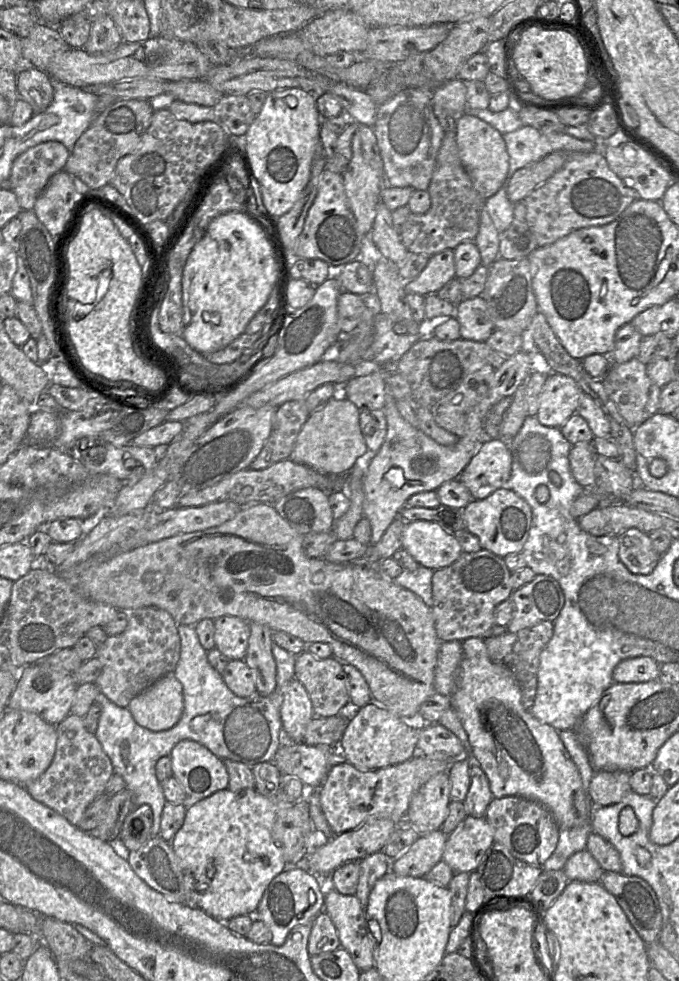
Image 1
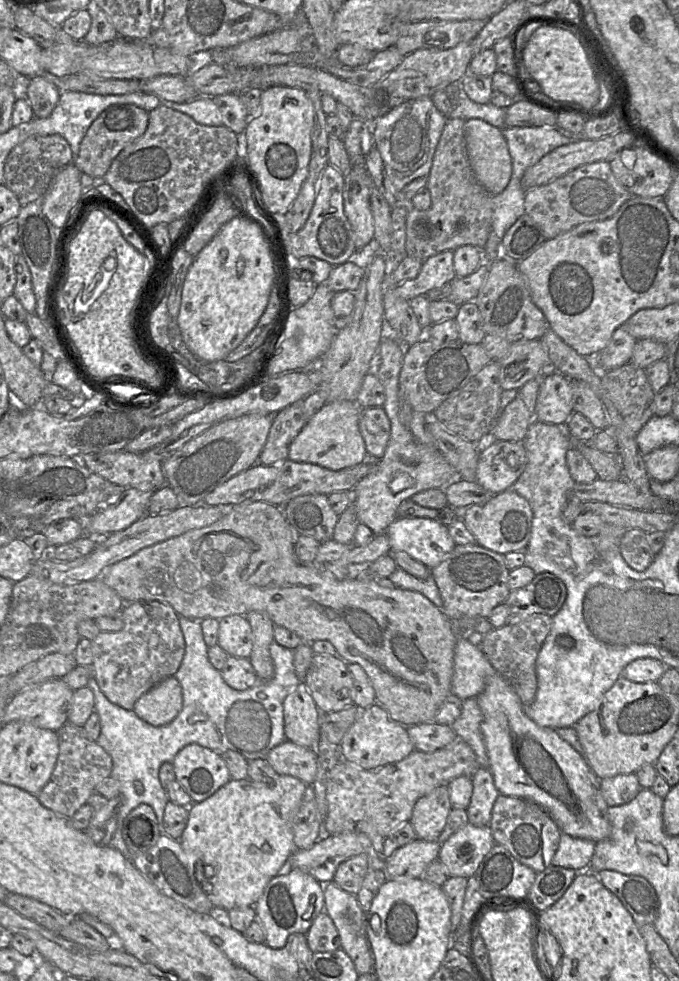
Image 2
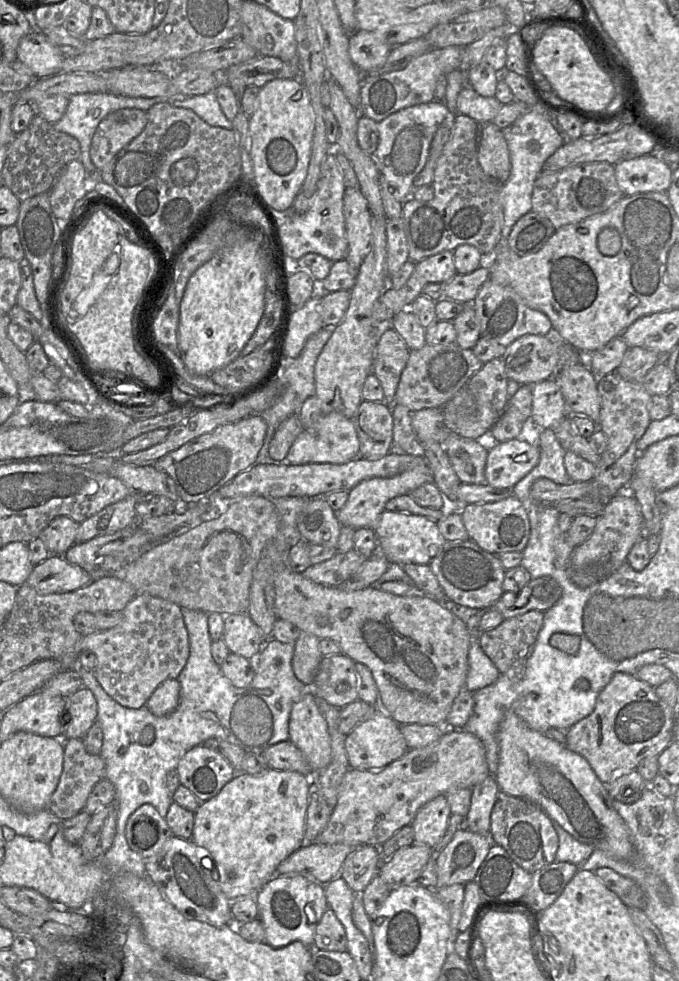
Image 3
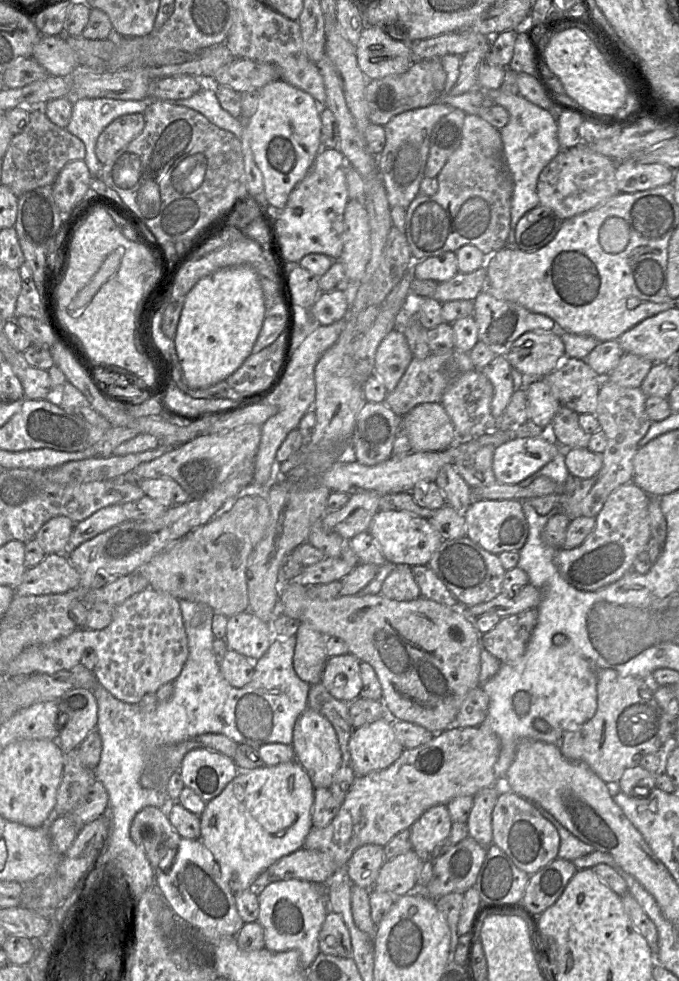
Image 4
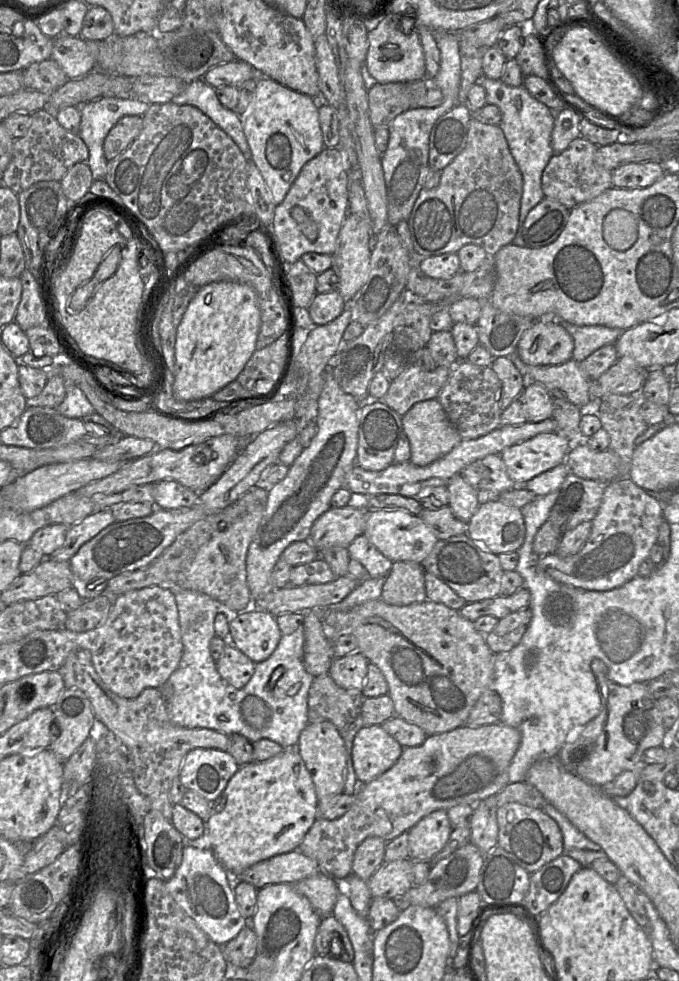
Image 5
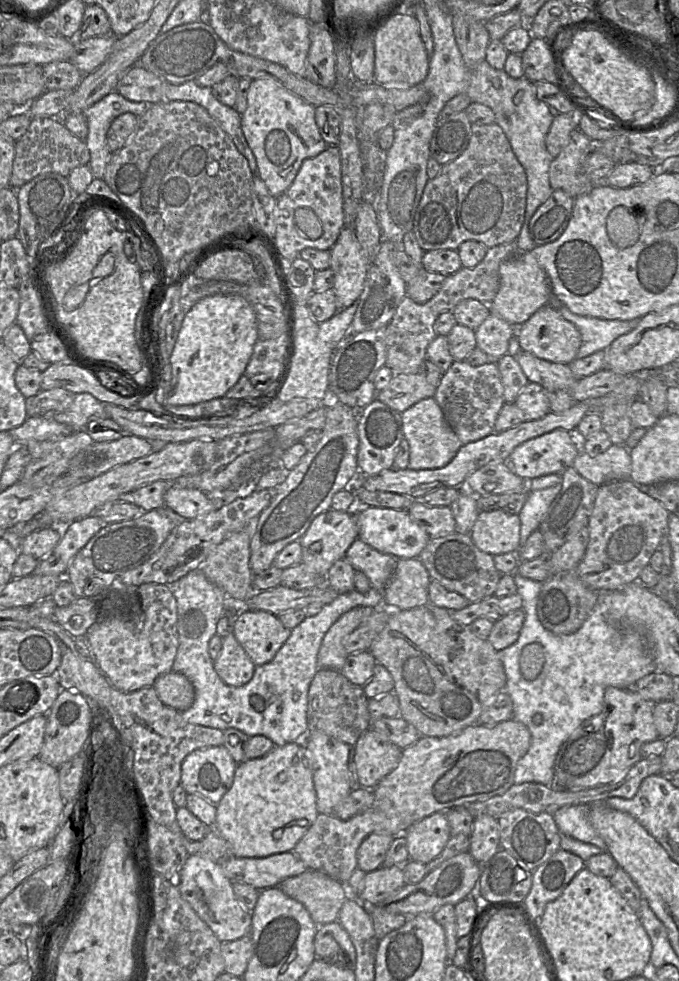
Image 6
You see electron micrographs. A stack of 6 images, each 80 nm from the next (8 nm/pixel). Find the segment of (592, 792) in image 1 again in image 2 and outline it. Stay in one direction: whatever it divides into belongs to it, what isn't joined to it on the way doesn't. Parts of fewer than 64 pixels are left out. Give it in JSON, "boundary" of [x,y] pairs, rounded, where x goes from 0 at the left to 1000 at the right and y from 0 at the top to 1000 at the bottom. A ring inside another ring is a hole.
{"boundary":[[[935,788],[910,789],[884,796],[885,809],[897,823],[929,818],[944,804]]]}

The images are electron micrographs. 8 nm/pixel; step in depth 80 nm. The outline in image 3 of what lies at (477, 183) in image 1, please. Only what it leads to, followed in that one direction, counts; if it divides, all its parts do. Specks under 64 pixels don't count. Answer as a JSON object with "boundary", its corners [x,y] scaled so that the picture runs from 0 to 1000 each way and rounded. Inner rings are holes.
{"boundary":[[[726,125],[707,126],[704,165],[713,176],[744,187],[753,175],[751,157],[739,133]]]}

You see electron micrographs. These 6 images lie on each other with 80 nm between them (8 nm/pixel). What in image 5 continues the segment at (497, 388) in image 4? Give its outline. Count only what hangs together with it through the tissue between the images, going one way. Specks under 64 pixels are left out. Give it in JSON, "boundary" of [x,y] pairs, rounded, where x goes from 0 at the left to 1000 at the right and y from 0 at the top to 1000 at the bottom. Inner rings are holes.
{"boundary":[[[750,364],[728,365],[723,375],[739,391],[736,409],[736,417],[739,420],[767,403],[775,393],[775,385],[766,381]]]}

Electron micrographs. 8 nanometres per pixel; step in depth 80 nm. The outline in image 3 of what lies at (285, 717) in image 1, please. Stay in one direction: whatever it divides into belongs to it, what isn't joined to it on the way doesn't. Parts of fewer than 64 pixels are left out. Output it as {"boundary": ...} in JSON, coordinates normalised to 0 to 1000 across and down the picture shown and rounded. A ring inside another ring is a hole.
{"boundary":[[[457,702],[429,723],[426,755],[449,771],[459,786],[471,786],[487,776],[487,752],[464,709]]]}

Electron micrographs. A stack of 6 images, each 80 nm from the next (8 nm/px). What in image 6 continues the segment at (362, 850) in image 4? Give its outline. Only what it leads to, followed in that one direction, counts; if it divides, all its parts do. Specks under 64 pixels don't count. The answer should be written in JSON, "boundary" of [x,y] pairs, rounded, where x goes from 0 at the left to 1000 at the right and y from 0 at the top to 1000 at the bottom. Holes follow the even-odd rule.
{"boundary":[[[570,849],[542,851],[526,867],[526,885],[546,889],[563,884],[580,852]]]}

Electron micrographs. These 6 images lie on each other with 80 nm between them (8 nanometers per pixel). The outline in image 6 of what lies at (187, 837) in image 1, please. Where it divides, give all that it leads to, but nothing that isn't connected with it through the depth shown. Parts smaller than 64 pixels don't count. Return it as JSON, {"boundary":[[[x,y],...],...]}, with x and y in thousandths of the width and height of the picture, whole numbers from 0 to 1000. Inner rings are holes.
{"boundary":[[[443,755],[405,760],[383,773],[361,774],[348,782],[339,804],[318,821],[315,843],[339,862],[339,872],[384,875],[429,869],[468,832],[461,788],[454,766]]]}

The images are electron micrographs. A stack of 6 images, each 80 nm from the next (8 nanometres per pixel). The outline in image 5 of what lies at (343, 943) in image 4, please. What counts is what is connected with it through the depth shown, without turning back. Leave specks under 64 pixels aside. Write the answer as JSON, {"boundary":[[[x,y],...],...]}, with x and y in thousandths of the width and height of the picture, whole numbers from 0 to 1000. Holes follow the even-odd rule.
{"boundary":[[[487,932],[474,935],[464,954],[465,973],[518,982],[521,968],[504,942]]]}

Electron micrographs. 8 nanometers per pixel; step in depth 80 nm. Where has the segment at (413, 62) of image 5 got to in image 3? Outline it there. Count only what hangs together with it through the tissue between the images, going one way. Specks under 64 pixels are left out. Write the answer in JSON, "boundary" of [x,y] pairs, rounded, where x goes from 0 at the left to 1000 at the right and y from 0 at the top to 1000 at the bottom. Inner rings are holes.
{"boundary":[[[529,31],[515,35],[514,56],[523,67],[535,74],[560,70],[568,63],[577,48],[560,37]]]}

